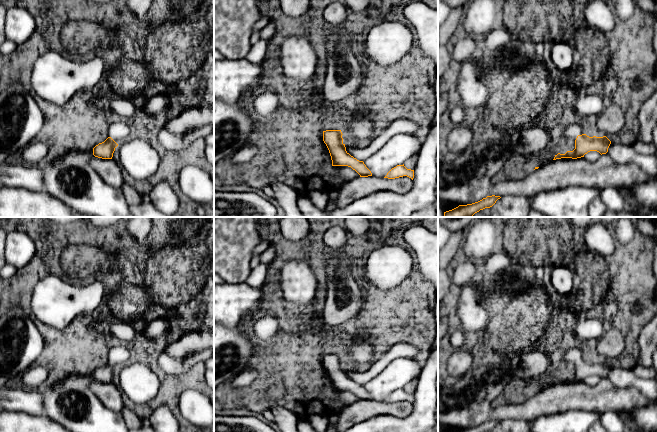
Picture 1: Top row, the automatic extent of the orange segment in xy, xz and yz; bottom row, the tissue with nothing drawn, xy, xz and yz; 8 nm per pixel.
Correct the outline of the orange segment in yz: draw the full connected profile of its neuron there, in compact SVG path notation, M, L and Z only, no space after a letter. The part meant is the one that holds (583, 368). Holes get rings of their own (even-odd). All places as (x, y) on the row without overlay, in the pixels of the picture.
M570 348L563 354L563 359L575 365L575 373L567 375L565 378L558 377L553 384L561 382L577 383L584 381L590 375L597 375L601 379L608 376L611 365L606 361L589 361L585 358L585 353L580 348Z

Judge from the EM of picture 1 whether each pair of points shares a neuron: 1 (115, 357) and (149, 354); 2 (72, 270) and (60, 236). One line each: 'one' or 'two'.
1: two
2: one

